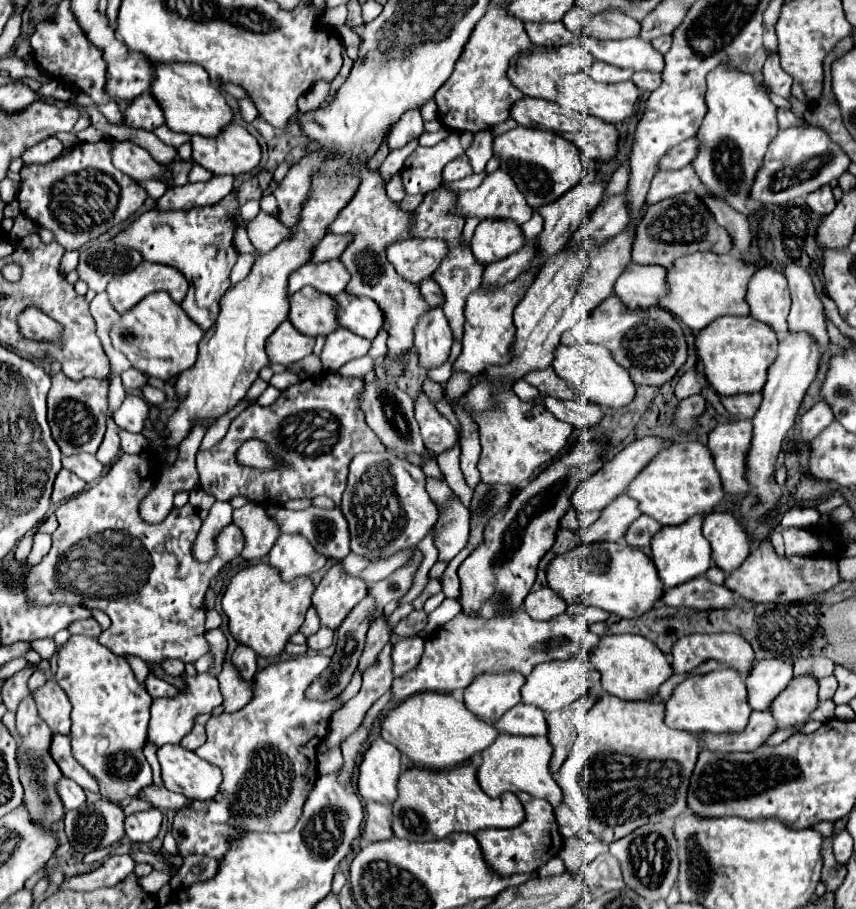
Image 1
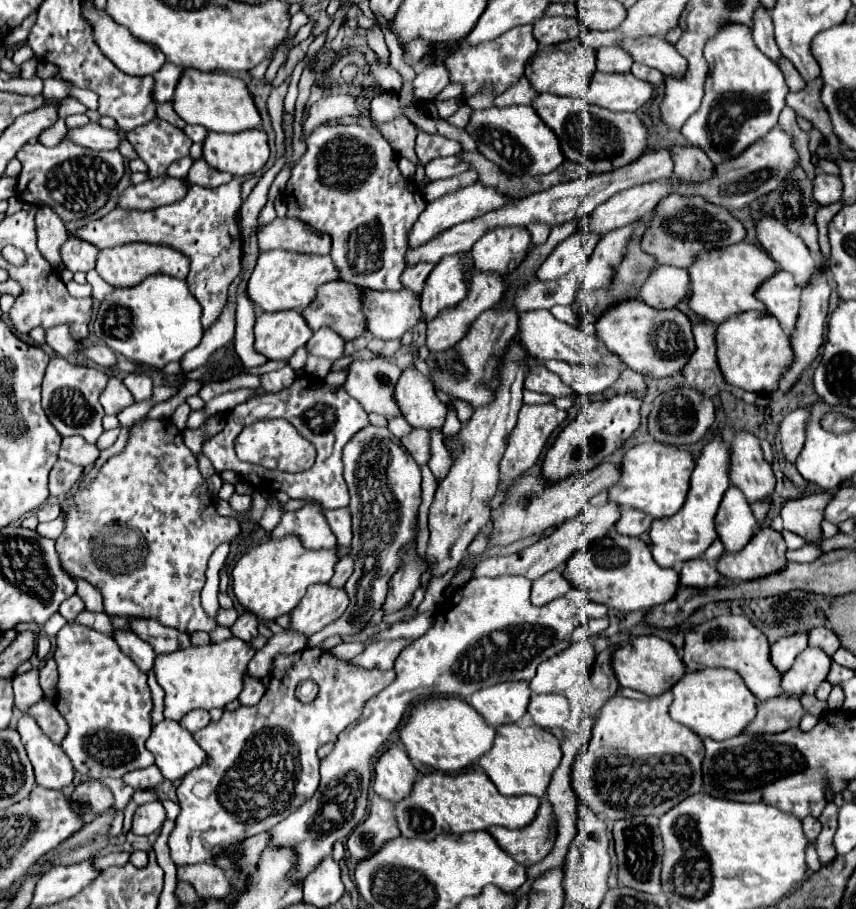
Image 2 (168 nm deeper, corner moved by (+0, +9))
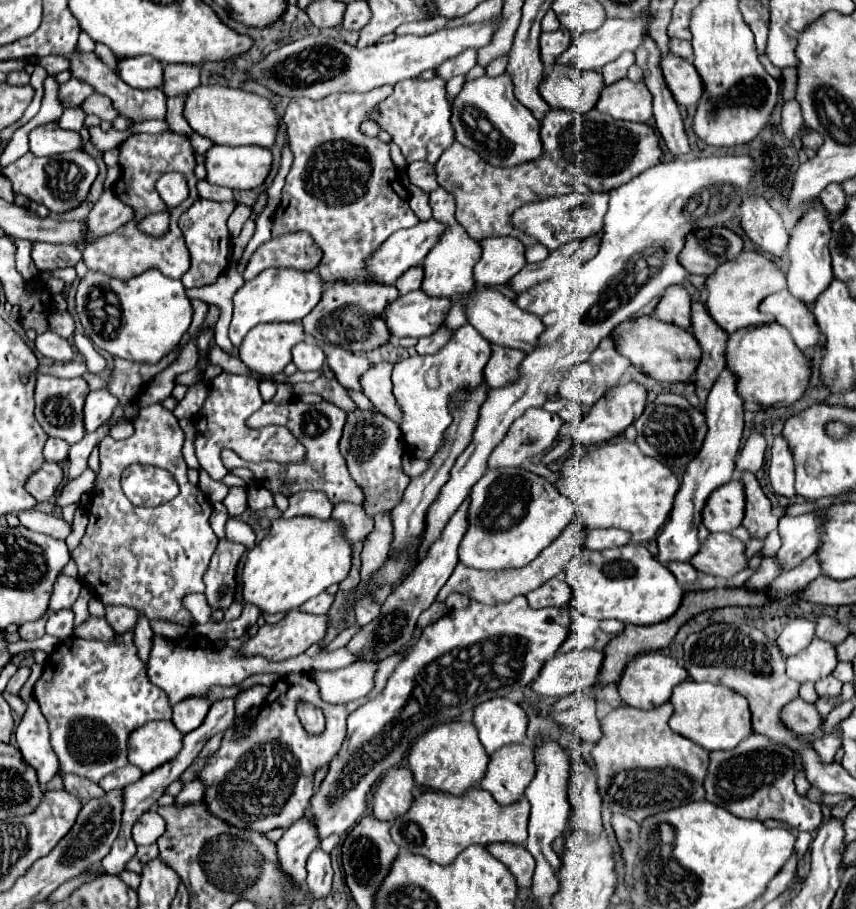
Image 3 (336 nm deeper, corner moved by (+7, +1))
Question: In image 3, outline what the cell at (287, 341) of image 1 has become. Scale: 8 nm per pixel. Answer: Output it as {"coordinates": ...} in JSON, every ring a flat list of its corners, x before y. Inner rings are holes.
{"coordinates":[[261,324,249,332,239,348,239,358,257,374,275,376,291,362,291,348,305,340,299,324]]}

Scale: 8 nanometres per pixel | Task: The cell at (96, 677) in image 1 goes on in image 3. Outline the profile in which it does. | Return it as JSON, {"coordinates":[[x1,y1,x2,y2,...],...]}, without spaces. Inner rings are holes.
{"coordinates":[[133,632,117,634,113,642,83,640,73,636,63,640,57,650,49,654,43,674,33,686,33,698,37,700,43,716,49,720,51,744,61,762,61,772,85,776,93,782,99,782,103,776,129,764,127,738,133,728,149,720,171,720,169,698,147,678,145,664,137,656]]}

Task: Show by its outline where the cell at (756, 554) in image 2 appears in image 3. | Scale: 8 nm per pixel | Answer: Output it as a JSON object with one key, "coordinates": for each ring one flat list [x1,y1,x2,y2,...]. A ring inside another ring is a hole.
{"coordinates":[[727,532,709,534,699,552,691,558,691,564,705,574,731,578,747,568,745,544]]}

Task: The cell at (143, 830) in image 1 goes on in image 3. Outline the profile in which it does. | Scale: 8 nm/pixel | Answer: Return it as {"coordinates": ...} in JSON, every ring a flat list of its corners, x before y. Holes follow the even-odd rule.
{"coordinates":[[149,810,133,826,133,840,137,846,155,844,157,838,163,836,163,832,165,832,165,820,155,810]]}

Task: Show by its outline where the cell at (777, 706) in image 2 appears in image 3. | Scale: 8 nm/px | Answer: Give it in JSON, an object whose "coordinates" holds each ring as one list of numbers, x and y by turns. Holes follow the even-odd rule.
{"coordinates":[[795,698,781,710,781,720,789,726,789,730,799,736,813,736,823,724,823,716,817,712,815,704,809,704,801,698]]}

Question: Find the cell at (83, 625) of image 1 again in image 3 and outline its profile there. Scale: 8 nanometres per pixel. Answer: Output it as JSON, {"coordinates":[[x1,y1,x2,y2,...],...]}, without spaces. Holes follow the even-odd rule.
{"coordinates":[[59,572,55,584,53,584,53,592,51,592,51,600,49,600,49,610,57,612,63,608,71,608,73,602,77,600,81,590,81,582,77,578,69,578,67,574]]}

